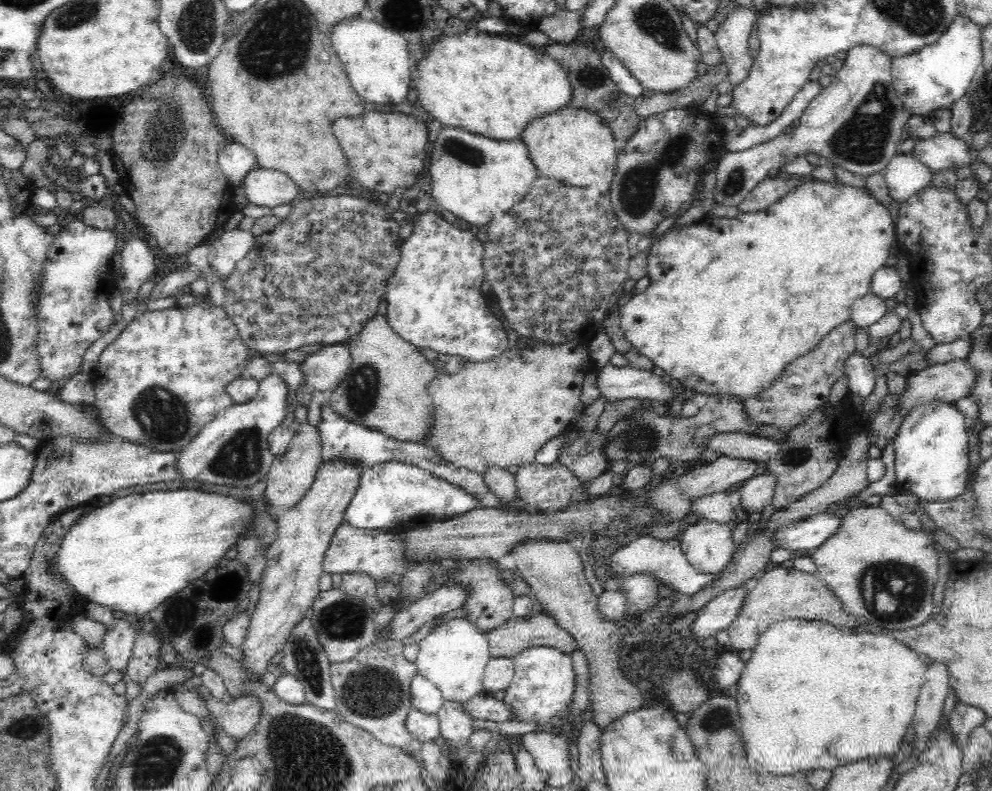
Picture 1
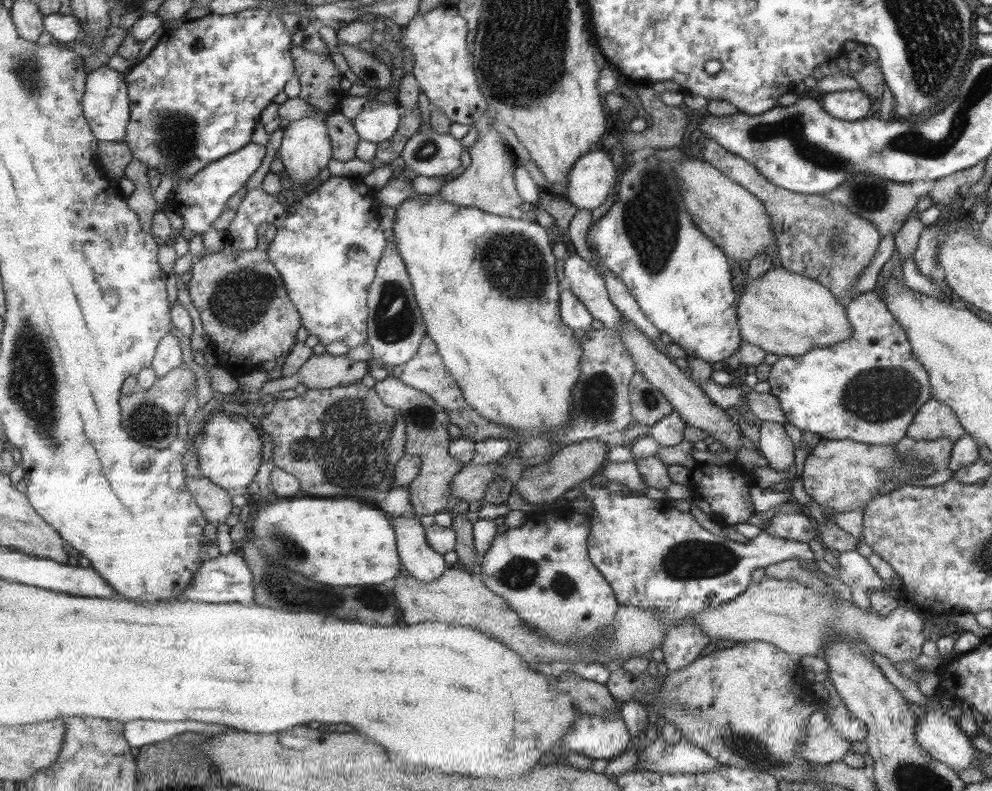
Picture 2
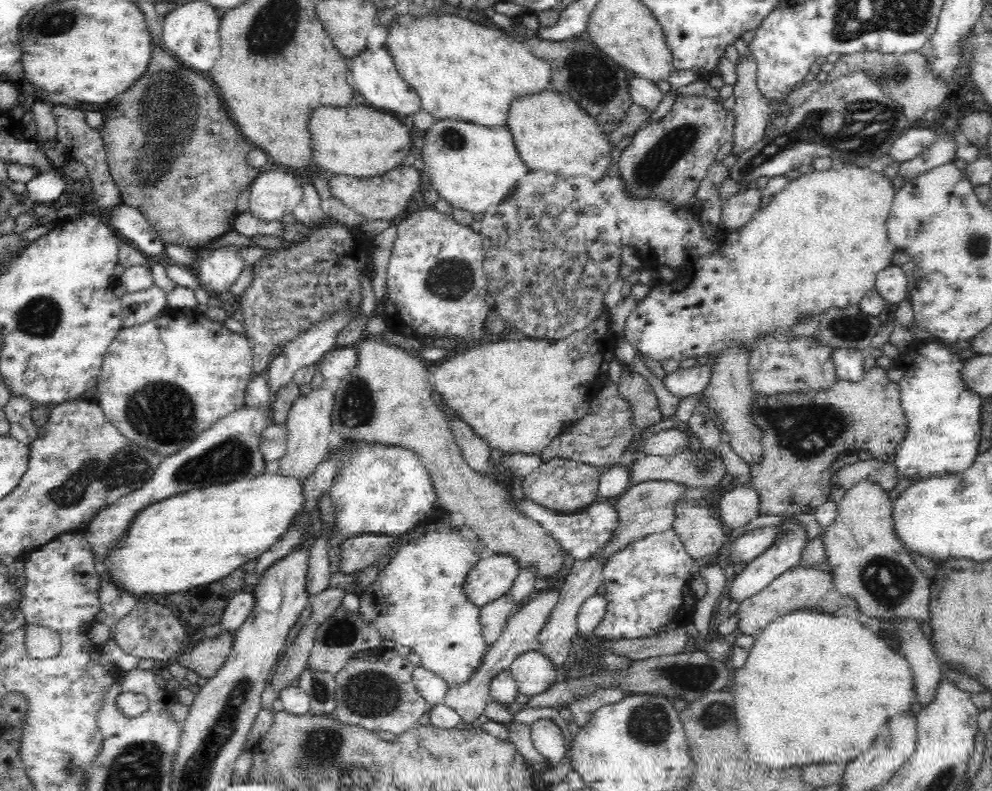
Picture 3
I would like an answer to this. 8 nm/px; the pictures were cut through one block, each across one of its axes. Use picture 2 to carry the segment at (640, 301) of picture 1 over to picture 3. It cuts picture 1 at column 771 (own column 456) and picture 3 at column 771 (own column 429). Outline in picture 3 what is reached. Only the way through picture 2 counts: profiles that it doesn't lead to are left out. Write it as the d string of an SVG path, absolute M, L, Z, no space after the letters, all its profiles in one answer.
M613 163L609 168L610 170L604 174L604 178L596 180L596 185L598 185L604 199L618 214L618 228L622 230L622 242L624 242L625 246L634 247L638 250L645 267L654 269L668 267L676 273L676 279L668 281L668 284L649 286L646 296L635 302L635 307L627 316L625 328L623 329L623 338L626 343L632 345L634 349L640 351L643 355L658 362L666 359L680 362L681 360L688 360L688 358L697 359L700 356L716 360L720 358L720 354L724 354L725 348L728 348L730 344L736 344L736 347L744 347L743 350L747 350L750 353L757 341L764 339L765 336L768 336L768 339L781 340L778 335L781 337L790 328L796 327L798 322L804 322L804 318L808 318L809 315L824 314L830 308L846 310L848 306L858 305L862 297L875 288L876 276L888 266L893 265L894 250L893 245L890 243L887 221L892 209L891 205L893 204L895 192L892 188L892 182L883 177L880 168L873 170L846 163L846 167L839 171L830 168L827 171L814 170L810 174L803 174L801 177L791 180L784 190L772 195L770 202L764 208L760 208L754 214L752 220L744 224L740 230L725 234L722 230L719 230L716 234L717 239L711 242L705 240L702 224L698 224L696 216L692 216L690 211L674 210L672 204L668 203L666 199L632 199L632 196L628 195L626 186L623 186L623 179L619 177L617 164Z

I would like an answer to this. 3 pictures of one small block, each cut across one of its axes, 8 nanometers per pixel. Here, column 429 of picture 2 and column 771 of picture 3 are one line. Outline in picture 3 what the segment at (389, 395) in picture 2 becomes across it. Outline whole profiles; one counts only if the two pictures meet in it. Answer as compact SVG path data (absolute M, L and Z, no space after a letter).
M876 366L860 382L839 379L830 390L753 396L752 420L762 429L763 456L755 464L749 464L749 472L750 485L760 493L760 514L792 516L815 513L818 506L830 501L832 464L842 454L868 450L877 461L892 462L896 447L907 432L898 385L888 379L884 368Z

